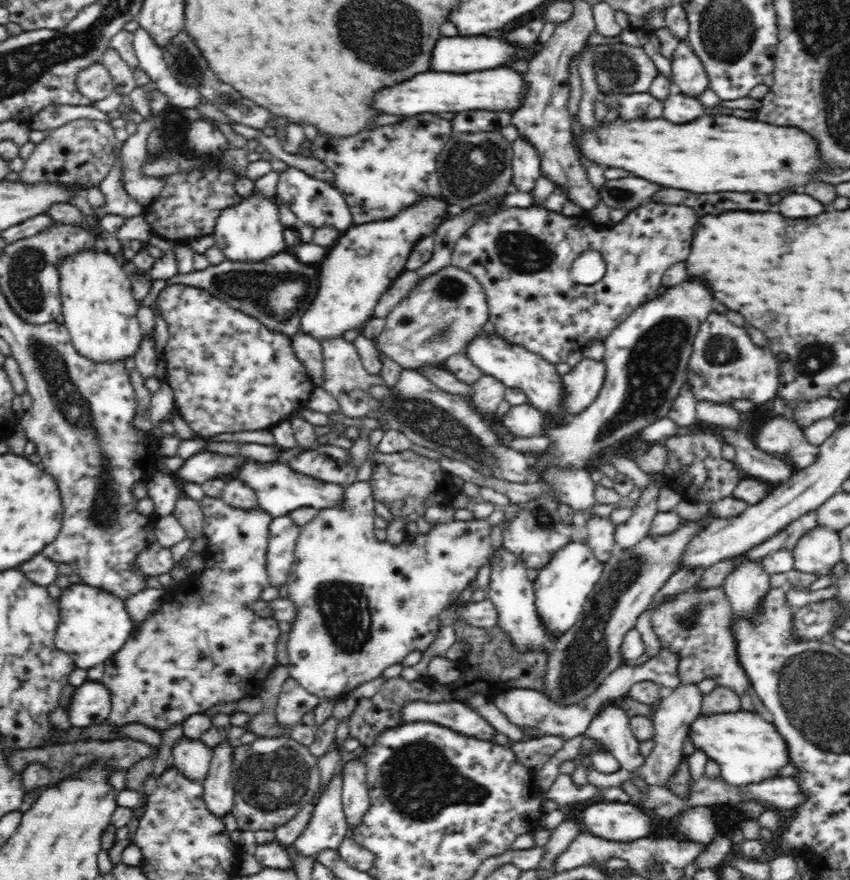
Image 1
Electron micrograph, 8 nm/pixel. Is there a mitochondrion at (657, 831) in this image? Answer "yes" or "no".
no

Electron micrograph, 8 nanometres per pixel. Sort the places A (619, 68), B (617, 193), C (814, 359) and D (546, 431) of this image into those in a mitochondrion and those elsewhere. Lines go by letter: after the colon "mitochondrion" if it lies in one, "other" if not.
A: mitochondrion
B: mitochondrion
C: mitochondrion
D: other

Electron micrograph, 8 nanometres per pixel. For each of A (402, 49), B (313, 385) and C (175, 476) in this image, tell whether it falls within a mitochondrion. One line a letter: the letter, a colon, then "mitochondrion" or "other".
A: mitochondrion
B: other
C: other

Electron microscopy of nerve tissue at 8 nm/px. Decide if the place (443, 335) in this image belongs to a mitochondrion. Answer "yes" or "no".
yes

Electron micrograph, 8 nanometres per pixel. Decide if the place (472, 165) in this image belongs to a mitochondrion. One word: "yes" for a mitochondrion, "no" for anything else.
yes

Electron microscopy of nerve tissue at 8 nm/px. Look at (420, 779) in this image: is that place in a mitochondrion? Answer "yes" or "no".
yes

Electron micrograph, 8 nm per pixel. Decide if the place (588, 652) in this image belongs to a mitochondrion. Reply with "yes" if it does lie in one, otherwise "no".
yes

